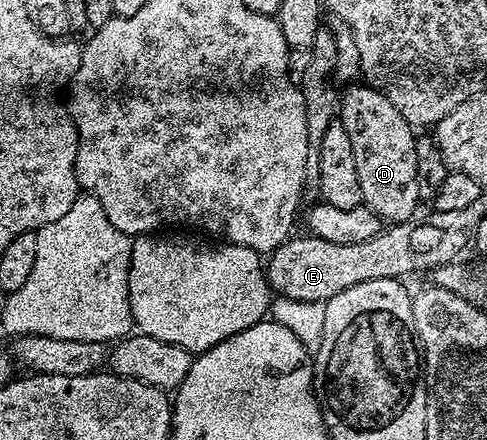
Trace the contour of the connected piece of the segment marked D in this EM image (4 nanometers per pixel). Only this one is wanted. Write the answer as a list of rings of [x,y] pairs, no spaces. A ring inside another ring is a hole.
[[[352,83],[347,87],[349,89],[343,90],[340,98],[338,123],[346,127],[350,147],[354,147],[354,163],[358,166],[364,204],[385,222],[411,222],[412,212],[421,204],[416,182],[417,134],[402,111],[398,111],[380,89],[367,83]]]

